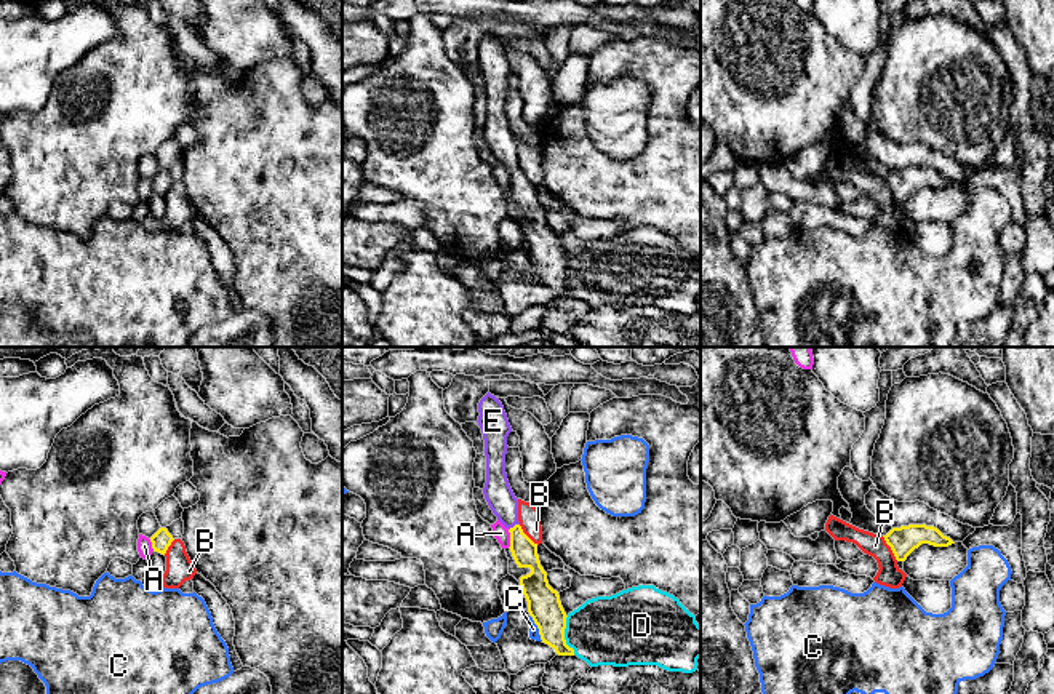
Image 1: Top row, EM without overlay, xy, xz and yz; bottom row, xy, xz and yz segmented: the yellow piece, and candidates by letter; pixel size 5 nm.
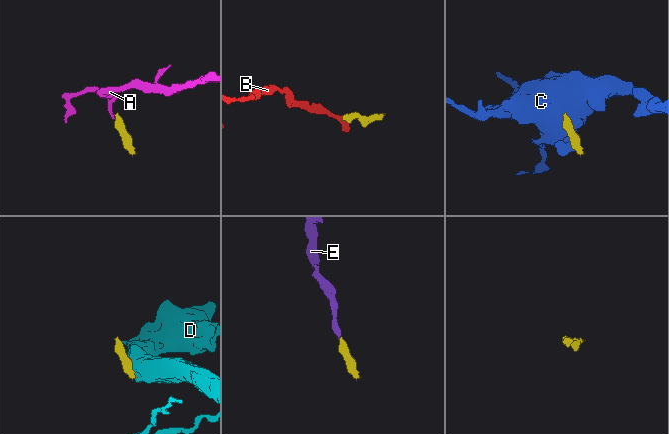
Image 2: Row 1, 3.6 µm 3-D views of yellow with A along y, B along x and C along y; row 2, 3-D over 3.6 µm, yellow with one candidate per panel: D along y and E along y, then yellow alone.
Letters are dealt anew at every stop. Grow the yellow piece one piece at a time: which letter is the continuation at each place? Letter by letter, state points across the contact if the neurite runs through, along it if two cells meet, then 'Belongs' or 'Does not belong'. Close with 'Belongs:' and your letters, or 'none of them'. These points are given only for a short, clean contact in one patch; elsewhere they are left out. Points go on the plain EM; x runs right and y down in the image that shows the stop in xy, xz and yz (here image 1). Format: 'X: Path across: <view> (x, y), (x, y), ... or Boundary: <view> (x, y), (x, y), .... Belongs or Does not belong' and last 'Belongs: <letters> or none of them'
A: Boundary: xz (507, 171), (509, 189). Does not belong
B: Boundary: yz (882, 178), (898, 202). Does not belong
C: Boundary: xz (530, 256), (542, 282). Does not belong
D: Boundary: xz (566, 258), (565, 283), (574, 295). Does not belong
E: Path across: xz (523, 192), (515, 167), (509, 160), (498, 135). Belongs
Belongs: E

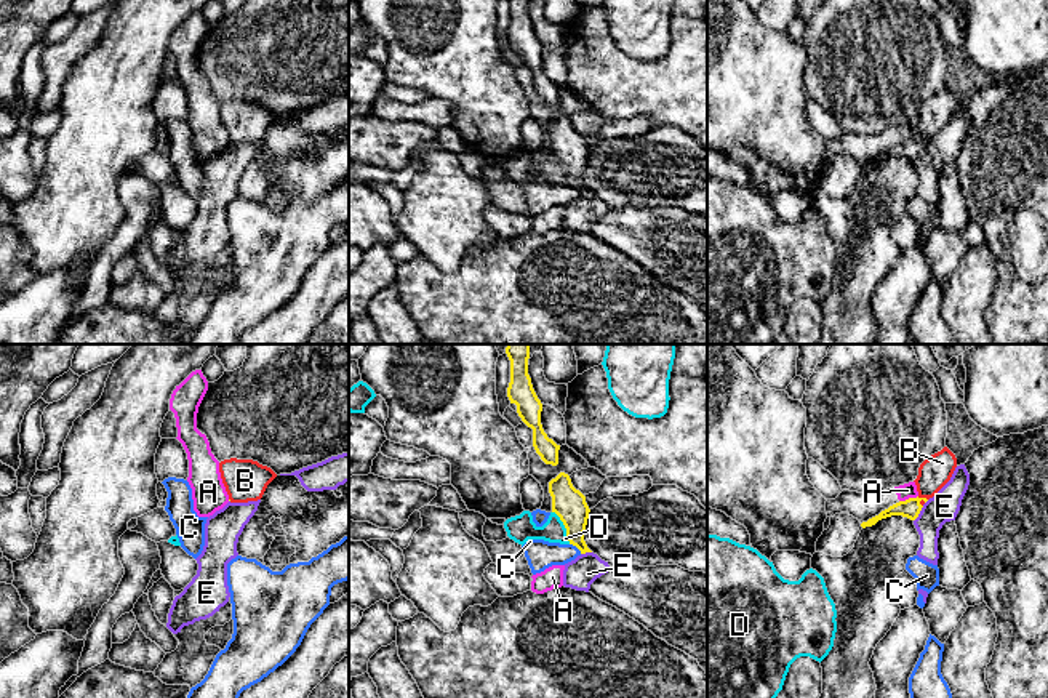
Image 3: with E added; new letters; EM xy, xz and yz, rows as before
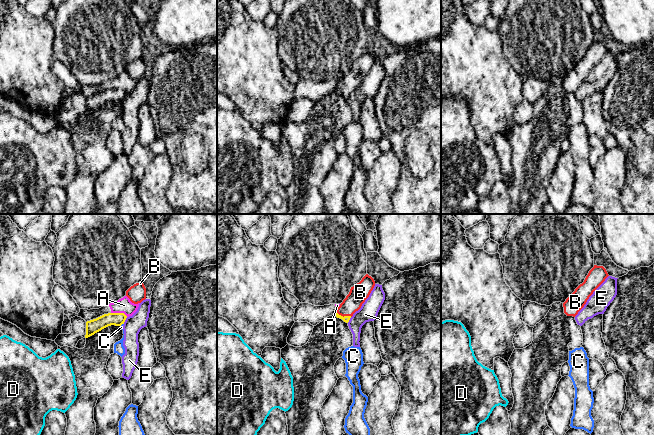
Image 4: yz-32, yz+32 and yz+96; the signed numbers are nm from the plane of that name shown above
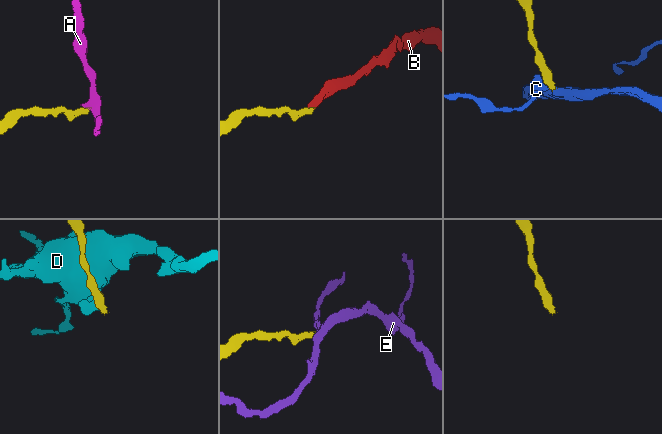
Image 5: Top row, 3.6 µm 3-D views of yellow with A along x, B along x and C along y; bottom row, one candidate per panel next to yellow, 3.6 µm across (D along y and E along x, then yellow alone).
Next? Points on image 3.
A: Boundary: yz (917, 136), (900, 143). Does not belong
B: Path across: yz (911, 149), (920, 141), (935, 114). Belongs
C: Boundary: xz (570, 184), (581, 194). Does not belong
D: Boundary: xz (552, 152), (562, 164), (570, 184). Does not belong
E: Boundary: yz (924, 148), (914, 162). Does not belong
Belongs: B

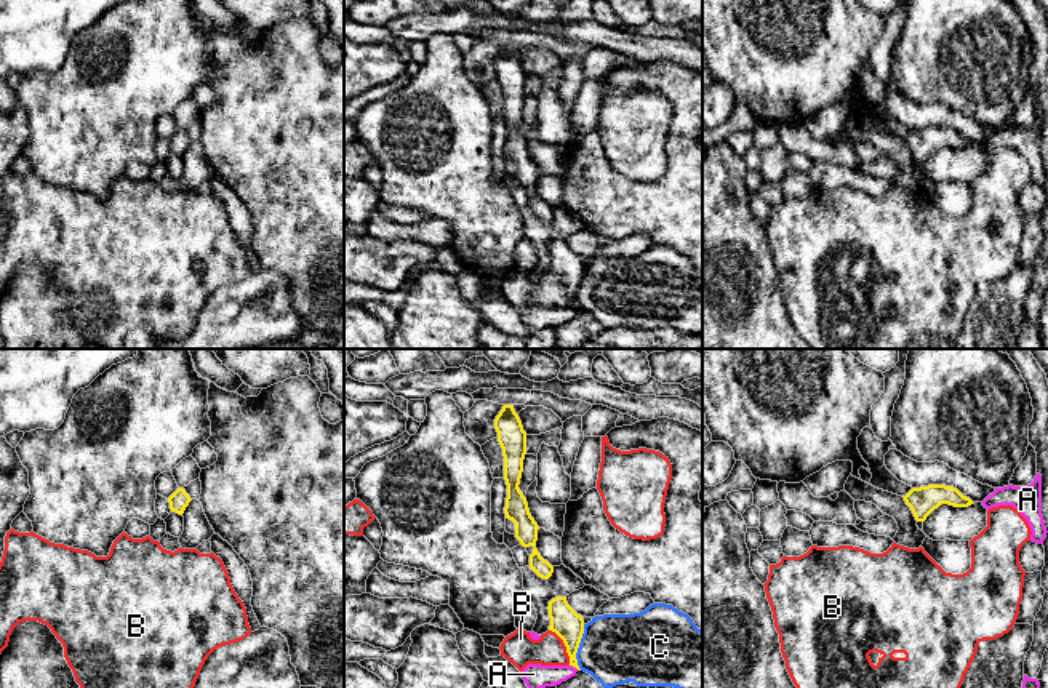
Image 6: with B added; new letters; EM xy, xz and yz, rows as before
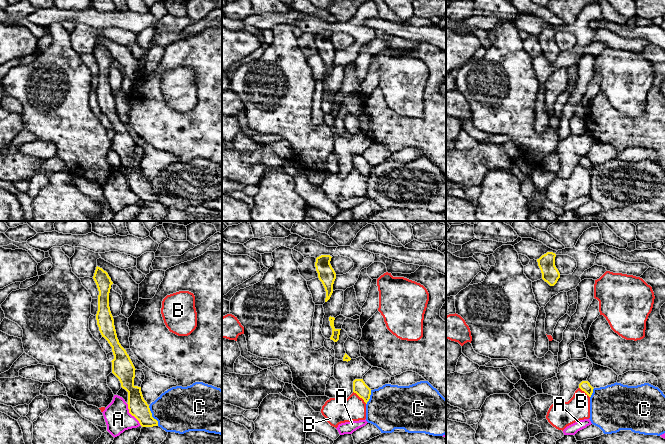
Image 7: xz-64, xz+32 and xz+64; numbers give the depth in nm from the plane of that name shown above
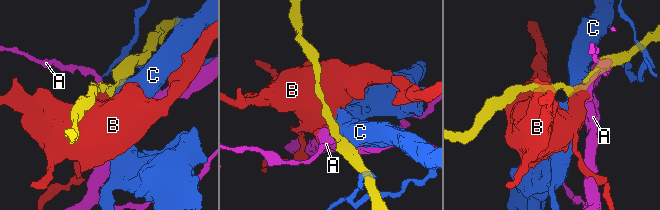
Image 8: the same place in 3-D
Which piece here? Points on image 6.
A: Boundary: xz (568, 306), (578, 311). Does not belong
B: Boundary: xz (549, 271), (562, 282), (570, 304). Does not belong
C: Boundary: xz (584, 266), (576, 295), (580, 311). Does not belong
Belongs: none of them

